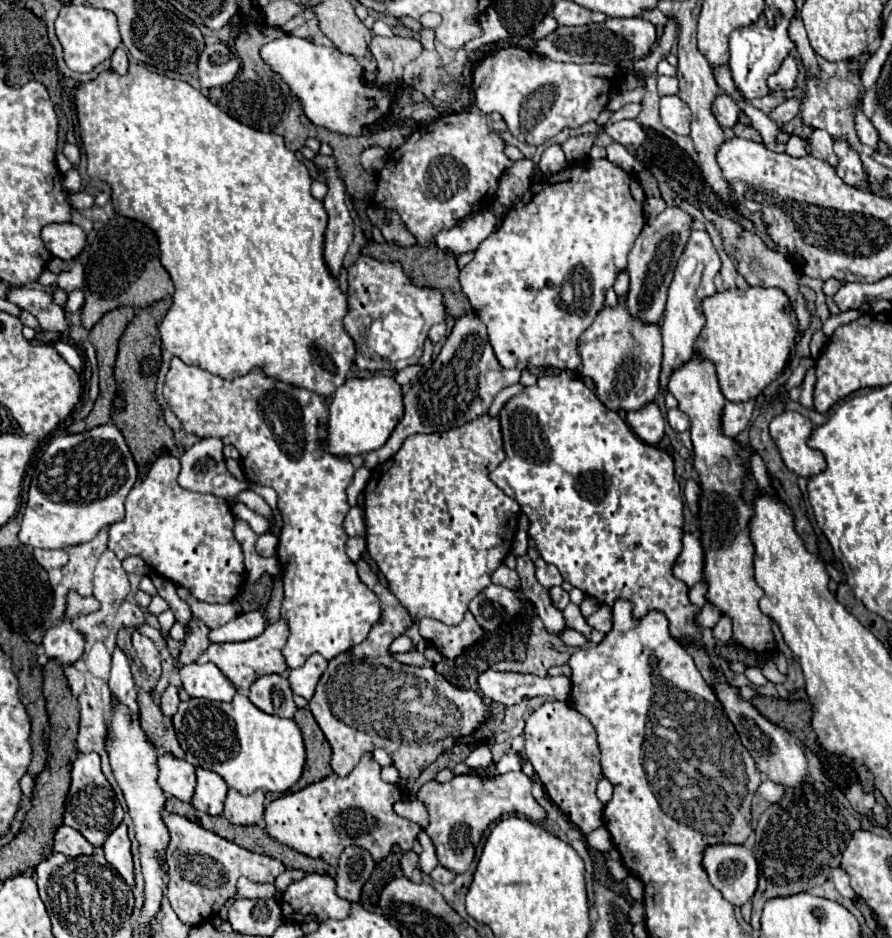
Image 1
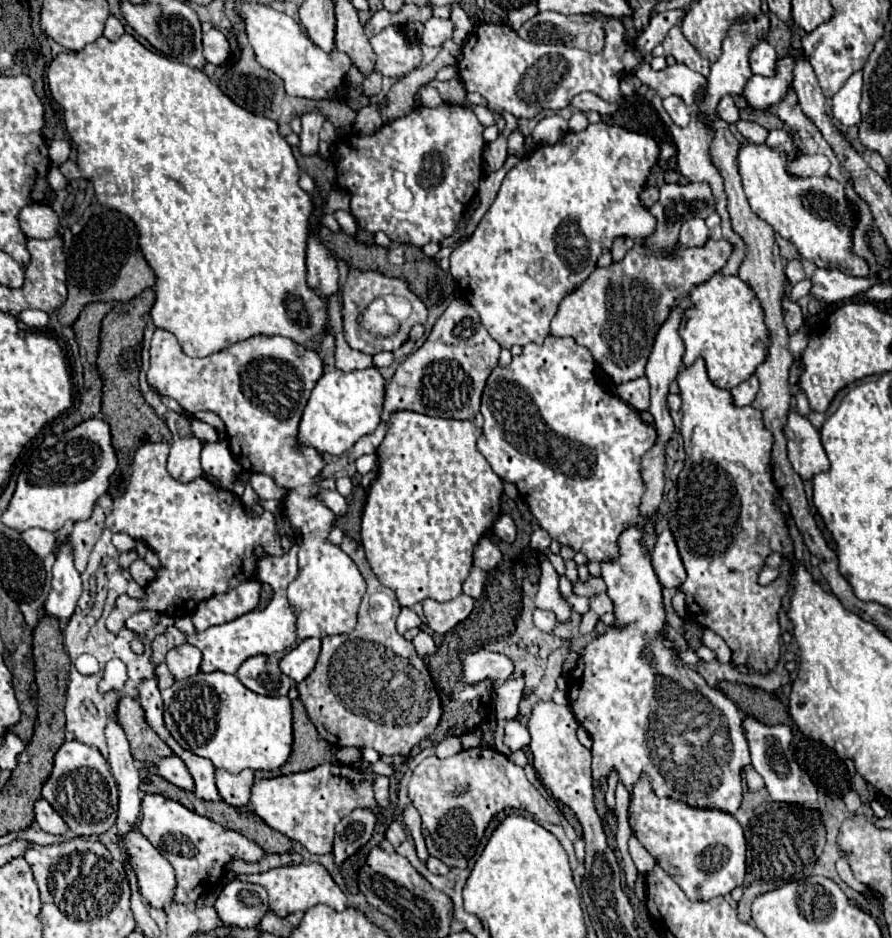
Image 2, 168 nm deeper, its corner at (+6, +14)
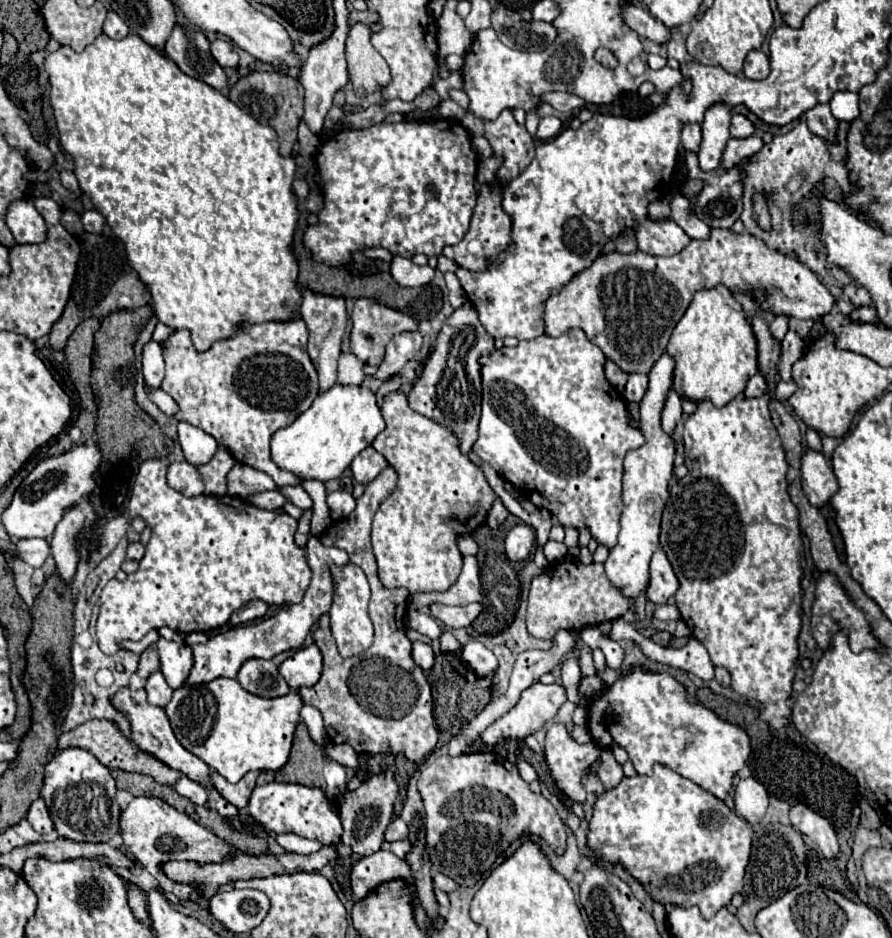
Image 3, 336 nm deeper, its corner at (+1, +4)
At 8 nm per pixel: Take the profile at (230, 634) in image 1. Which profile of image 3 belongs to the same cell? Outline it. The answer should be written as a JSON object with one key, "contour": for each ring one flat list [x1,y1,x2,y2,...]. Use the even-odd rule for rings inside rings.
{"contour":[[252,600,252,602,248,602,248,604,244,604,242,608,238,608,238,612,232,614,230,622,228,622,224,628,220,628,220,630,226,632,226,630,230,630,232,626,258,620,258,618,262,618,262,616,266,614,266,610,268,610,268,604,266,604,266,602,262,602,262,600]]}

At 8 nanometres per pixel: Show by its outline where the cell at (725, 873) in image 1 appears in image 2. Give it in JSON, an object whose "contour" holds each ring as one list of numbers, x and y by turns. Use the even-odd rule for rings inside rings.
{"contour":[[643,776,635,788,633,788,633,800,629,804,629,824,633,834,643,842,643,846,653,854,653,858,659,862,659,866,683,888,683,892,691,900,709,900,715,896,725,896,733,888,741,886,745,880,745,836,743,828,739,822,719,810,701,810,701,808,691,808,685,802,675,802,671,798,657,798,651,792,651,786,647,778]]}

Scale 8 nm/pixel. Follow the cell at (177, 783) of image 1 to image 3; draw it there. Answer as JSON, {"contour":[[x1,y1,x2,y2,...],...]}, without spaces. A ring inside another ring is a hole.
{"contour":[[182,776,182,778,174,784,174,790,176,790,180,796,188,798,190,802,194,802,194,804,198,804,198,806,204,806,204,804,206,804,206,790,204,790,198,782,192,782,192,780,186,778,186,776]]}

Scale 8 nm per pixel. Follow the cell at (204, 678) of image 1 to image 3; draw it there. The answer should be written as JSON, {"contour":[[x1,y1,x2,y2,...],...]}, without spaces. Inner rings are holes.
{"contour":[[160,637,158,640,158,656,160,656,160,672,166,678,166,684,170,688,180,688,194,664,192,648,186,644,176,644]]}

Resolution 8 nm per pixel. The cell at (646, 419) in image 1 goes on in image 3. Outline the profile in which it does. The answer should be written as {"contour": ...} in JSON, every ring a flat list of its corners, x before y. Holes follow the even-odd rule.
{"contour":[[630,372,628,384,626,384,626,390,624,390,624,398,628,402,640,402,646,388,648,388,648,376,642,376,638,372]]}

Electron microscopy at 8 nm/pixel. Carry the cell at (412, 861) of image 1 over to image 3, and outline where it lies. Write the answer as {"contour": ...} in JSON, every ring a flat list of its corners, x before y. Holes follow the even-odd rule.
{"contour":[[398,816,398,818,394,818,394,820,388,824,384,838,386,838,388,842,394,842,394,840,404,840,404,838,408,838,408,834,410,834,408,824]]}

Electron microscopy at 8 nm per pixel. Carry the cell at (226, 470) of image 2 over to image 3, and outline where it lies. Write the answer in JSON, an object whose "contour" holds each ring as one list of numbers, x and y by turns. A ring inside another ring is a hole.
{"contour":[[184,420,178,422,178,442,182,446,186,460,194,466,210,462,210,458,218,450,218,442,210,434,202,432,200,428,196,428]]}

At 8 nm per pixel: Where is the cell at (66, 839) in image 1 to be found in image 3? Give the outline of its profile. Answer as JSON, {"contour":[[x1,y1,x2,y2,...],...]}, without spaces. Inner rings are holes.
{"contour":[[38,798,38,800,34,800,34,802,30,804,28,814,26,814,26,820,28,820,30,826,32,826,36,832,40,832,40,834,54,834,54,824,52,824,52,820,50,820,50,816,48,816,48,810,46,810,42,798]]}

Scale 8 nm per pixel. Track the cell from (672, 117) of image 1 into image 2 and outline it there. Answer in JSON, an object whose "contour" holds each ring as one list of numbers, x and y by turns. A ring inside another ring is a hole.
{"contour":[[667,96,663,100,663,108,667,110,667,114,671,116,671,120,677,124,677,126,687,126,689,124,689,108,685,106,685,102,677,96]]}

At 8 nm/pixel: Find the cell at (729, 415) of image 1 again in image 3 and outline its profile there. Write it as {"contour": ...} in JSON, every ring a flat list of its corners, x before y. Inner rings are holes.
{"contour":[[754,374,748,384,746,384,746,390,744,390,746,398,760,398,766,394,766,380,762,374]]}

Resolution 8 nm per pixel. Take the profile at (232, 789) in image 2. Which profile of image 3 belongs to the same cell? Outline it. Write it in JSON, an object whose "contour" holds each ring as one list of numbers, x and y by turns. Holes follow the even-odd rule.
{"contour":[[258,770,248,772,240,782,232,784,232,782,228,782,224,776,220,776,218,772,212,772,212,774,210,774,210,782,214,784,214,788,216,788,230,804,234,804,236,808,242,810,242,808,248,804,248,798,250,798,250,794,252,794,252,790,254,790,254,786,256,786,258,774,260,774]]}

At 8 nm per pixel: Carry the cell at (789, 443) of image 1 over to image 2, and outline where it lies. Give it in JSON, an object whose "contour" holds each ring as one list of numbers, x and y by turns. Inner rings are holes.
{"contour":[[797,410,787,414,783,434,787,438,789,462,803,480,811,480,817,472,829,468,825,448,819,440,819,430,813,428,811,422]]}

